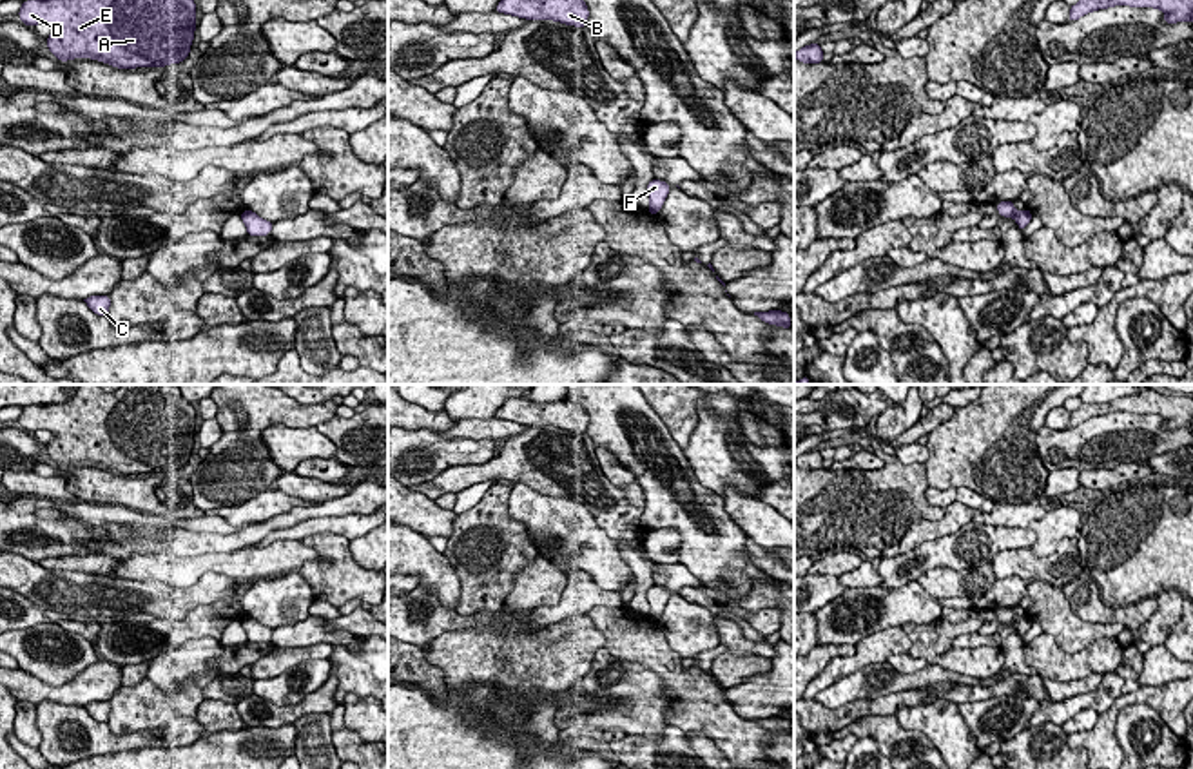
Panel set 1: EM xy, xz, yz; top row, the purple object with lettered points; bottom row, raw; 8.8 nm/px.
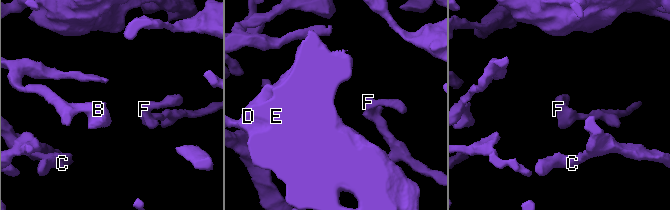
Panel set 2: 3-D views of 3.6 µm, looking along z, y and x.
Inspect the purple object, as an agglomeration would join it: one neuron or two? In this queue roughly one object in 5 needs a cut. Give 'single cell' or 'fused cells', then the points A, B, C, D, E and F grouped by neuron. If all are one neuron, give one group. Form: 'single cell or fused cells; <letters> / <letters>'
single cell; A B C D E F

